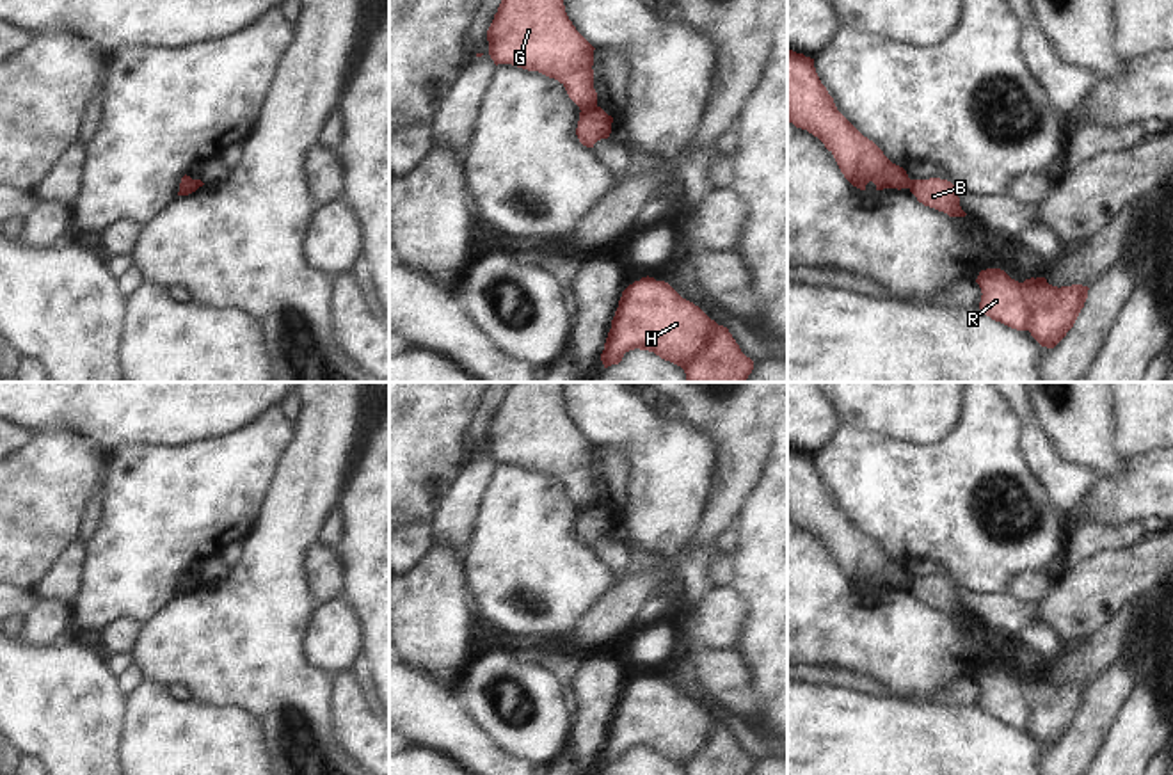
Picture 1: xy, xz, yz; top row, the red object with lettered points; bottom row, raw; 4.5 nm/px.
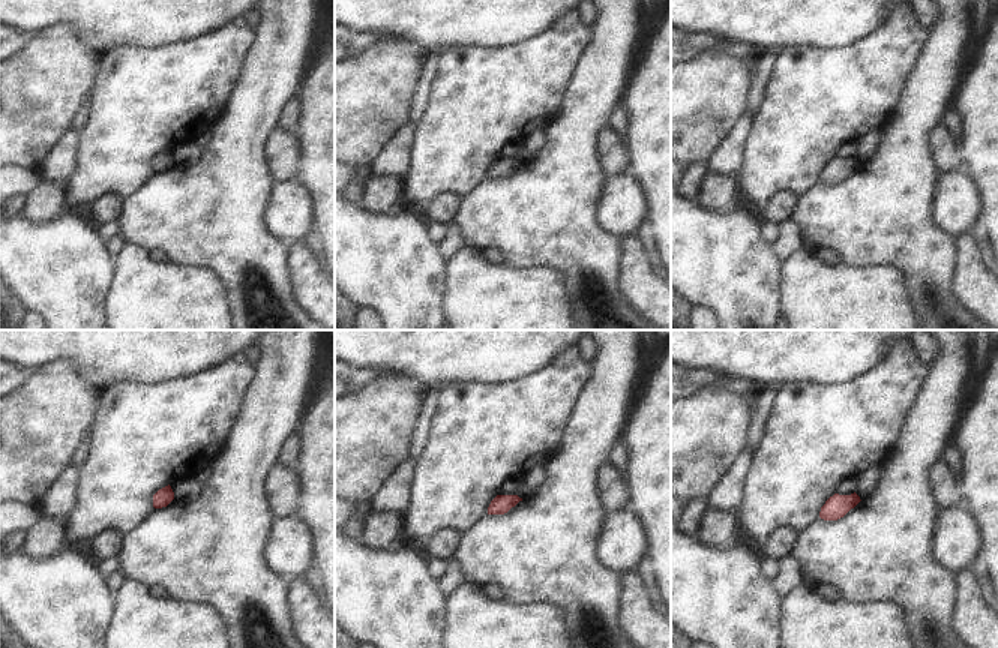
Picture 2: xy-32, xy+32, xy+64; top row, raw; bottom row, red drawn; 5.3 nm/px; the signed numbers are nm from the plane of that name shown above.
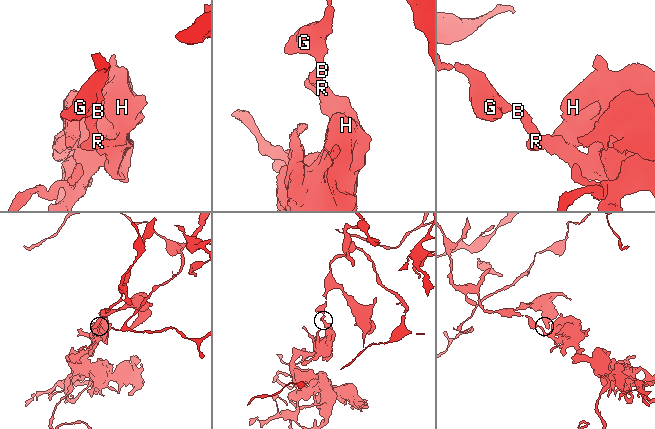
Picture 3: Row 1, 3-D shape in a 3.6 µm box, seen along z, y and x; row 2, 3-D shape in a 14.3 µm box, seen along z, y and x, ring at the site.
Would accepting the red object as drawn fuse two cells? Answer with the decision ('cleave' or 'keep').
cleave

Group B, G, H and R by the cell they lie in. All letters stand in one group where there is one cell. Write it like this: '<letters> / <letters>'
B H R / G

